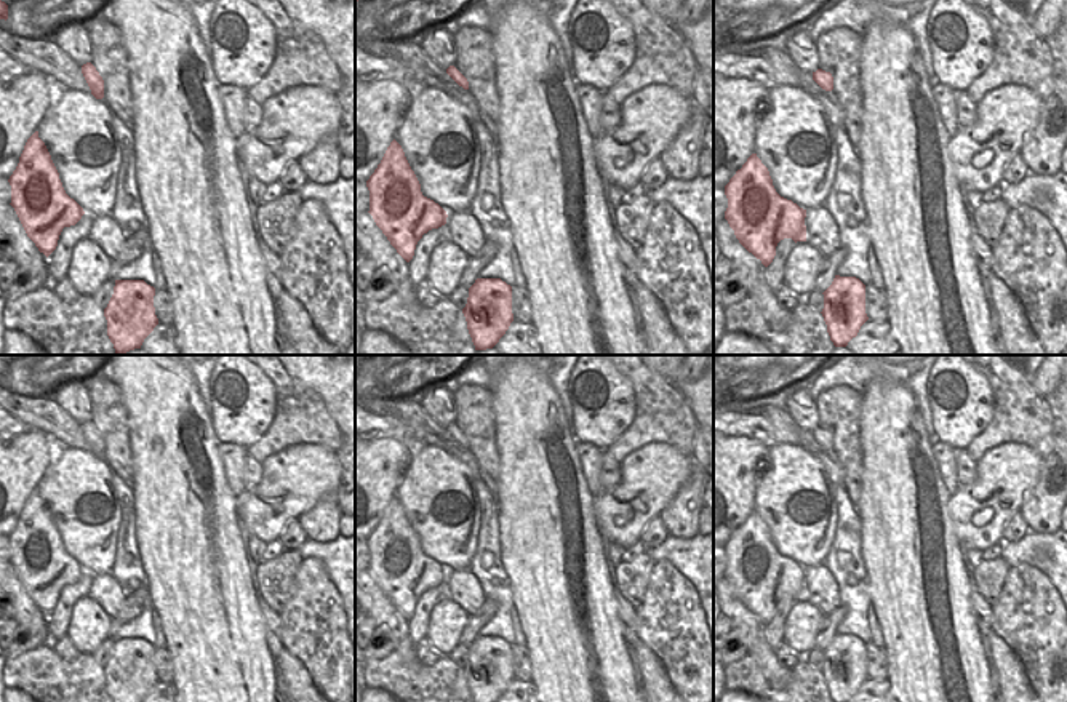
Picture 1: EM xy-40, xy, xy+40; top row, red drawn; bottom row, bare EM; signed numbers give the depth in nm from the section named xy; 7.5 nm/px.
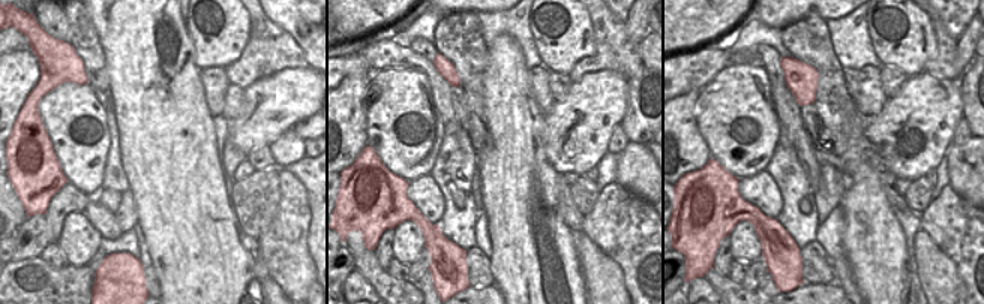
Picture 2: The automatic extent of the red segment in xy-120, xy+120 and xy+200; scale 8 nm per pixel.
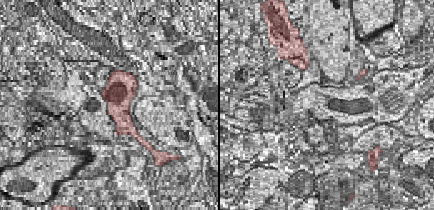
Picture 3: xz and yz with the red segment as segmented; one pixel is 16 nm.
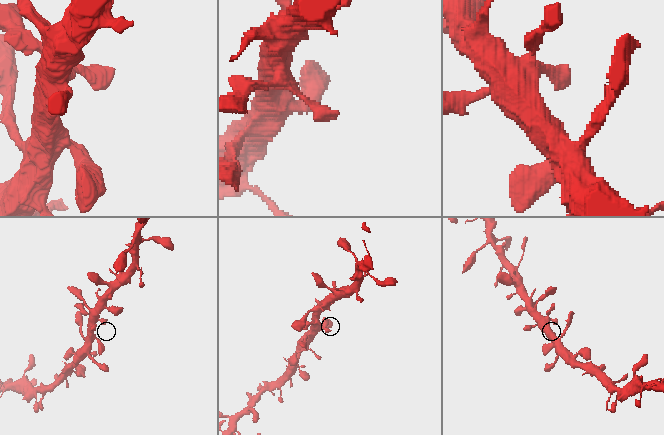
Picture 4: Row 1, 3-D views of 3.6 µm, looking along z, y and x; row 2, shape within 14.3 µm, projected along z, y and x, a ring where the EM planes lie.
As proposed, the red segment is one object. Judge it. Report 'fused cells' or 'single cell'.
single cell

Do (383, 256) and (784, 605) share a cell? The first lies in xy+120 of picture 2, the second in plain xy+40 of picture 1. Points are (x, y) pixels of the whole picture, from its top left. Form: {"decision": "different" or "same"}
{"decision": "same"}

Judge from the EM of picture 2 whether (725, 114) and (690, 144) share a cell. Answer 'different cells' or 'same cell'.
different cells

